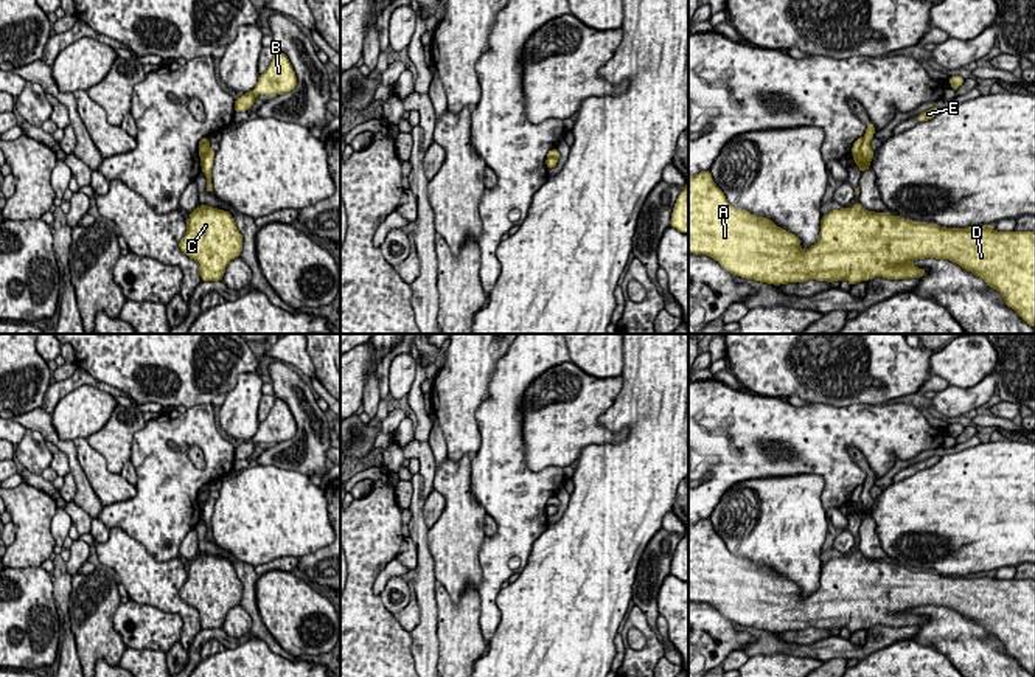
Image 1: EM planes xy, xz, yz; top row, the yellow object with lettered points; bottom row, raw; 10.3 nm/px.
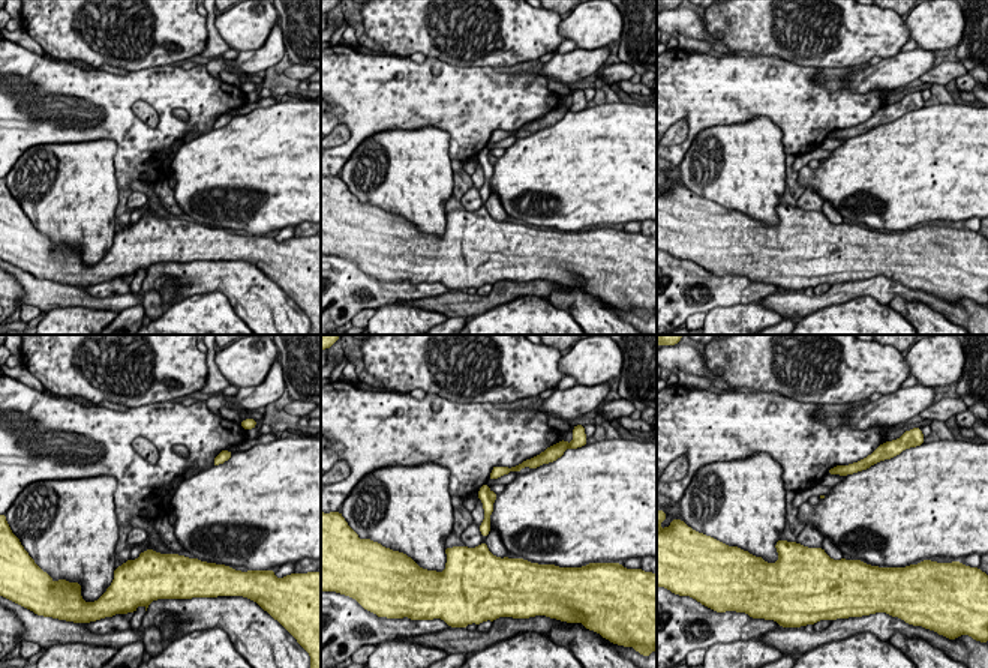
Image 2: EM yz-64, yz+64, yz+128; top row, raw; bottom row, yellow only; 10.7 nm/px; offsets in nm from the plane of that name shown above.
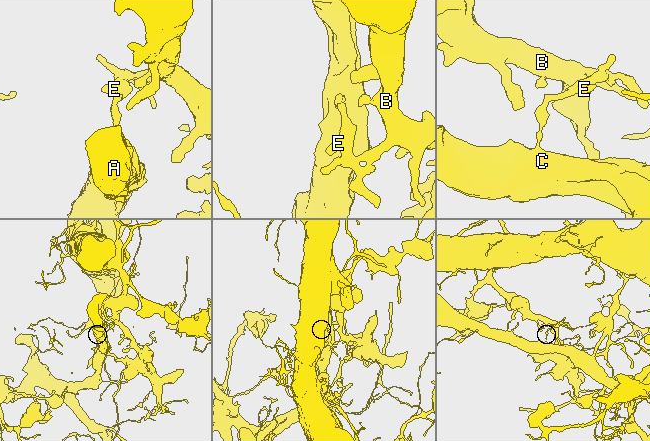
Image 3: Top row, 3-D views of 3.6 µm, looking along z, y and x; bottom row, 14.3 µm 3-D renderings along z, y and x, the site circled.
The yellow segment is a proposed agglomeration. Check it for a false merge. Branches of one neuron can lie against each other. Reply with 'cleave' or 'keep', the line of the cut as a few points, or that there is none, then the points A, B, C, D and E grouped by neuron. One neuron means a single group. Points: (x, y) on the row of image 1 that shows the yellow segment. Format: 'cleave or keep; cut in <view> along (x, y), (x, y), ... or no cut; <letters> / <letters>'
cleave; cut in yz along (861, 138), (861, 156), (869, 162); A C D / B E

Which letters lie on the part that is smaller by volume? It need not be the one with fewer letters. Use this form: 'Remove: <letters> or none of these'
Remove: A, C, D

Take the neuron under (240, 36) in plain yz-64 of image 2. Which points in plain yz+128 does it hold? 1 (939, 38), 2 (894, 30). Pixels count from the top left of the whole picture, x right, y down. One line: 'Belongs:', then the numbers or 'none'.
Belongs: 1

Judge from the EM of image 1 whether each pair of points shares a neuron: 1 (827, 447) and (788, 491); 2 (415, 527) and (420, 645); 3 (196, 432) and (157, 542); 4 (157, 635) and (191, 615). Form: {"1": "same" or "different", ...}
{"1": "different", "2": "same", "3": "same", "4": "different"}

